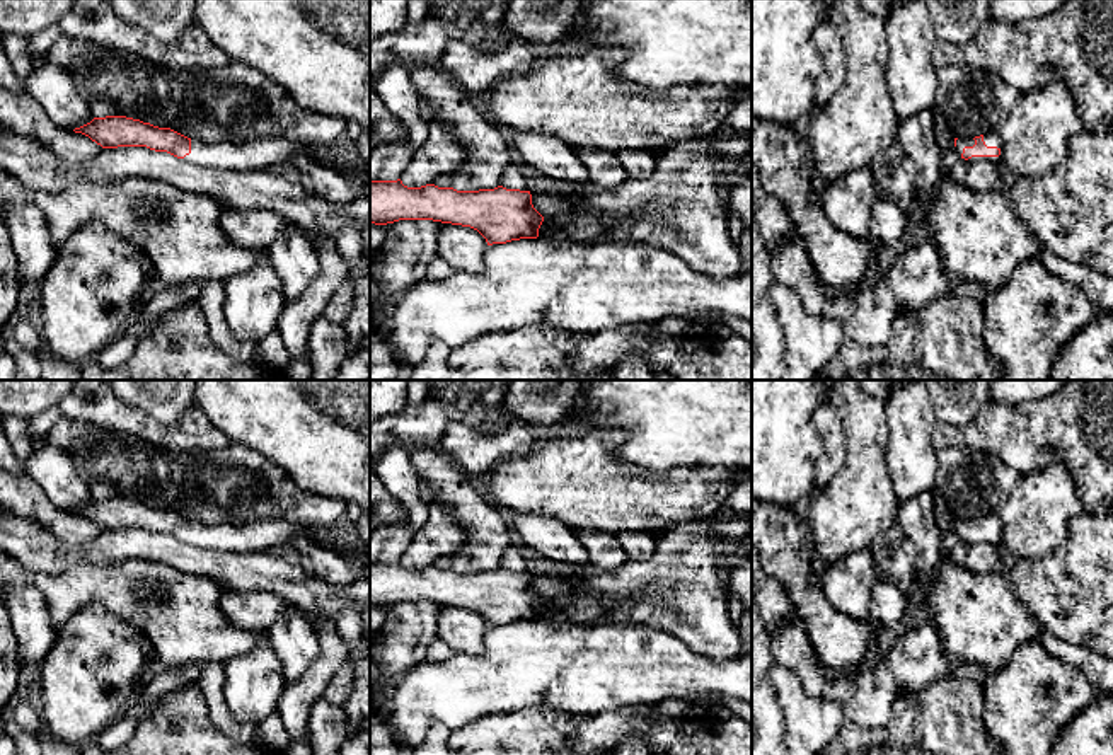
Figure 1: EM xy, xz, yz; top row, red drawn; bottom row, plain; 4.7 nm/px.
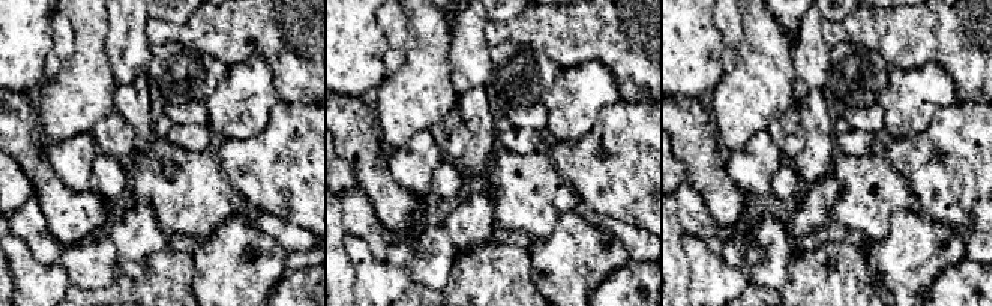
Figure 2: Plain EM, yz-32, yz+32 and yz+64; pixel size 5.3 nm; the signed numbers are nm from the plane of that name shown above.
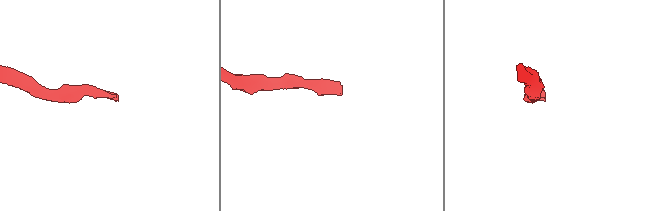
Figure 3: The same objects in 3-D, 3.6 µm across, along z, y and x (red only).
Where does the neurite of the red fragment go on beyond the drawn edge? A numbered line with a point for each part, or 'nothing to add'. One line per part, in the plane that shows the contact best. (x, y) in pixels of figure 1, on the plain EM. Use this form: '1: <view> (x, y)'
1: yz (991, 520)

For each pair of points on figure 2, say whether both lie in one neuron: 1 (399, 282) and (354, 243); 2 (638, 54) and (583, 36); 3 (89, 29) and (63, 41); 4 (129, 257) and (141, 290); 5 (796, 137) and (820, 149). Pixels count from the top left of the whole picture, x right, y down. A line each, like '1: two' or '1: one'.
1: one
2: one
3: two
4: two
5: two

